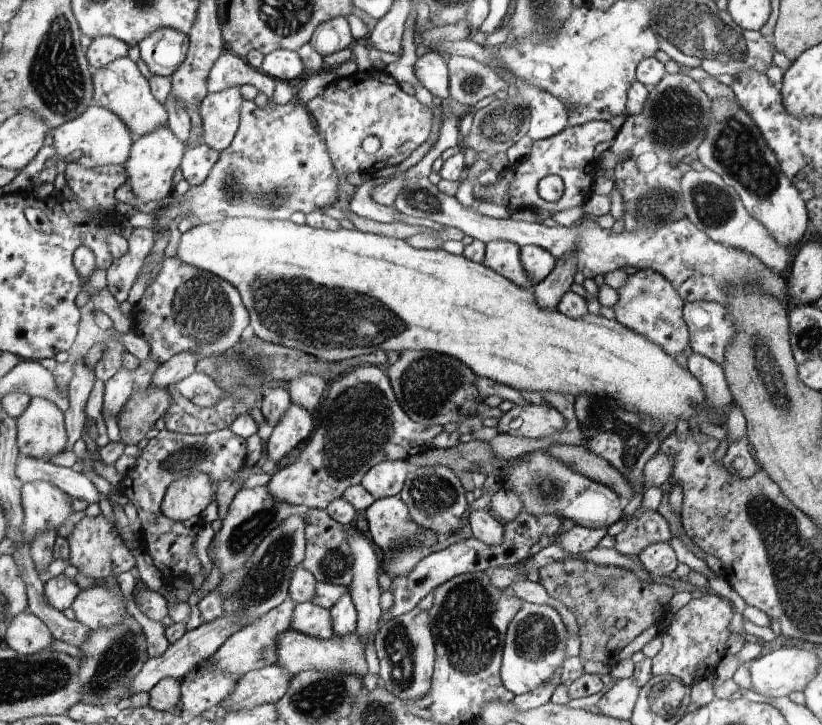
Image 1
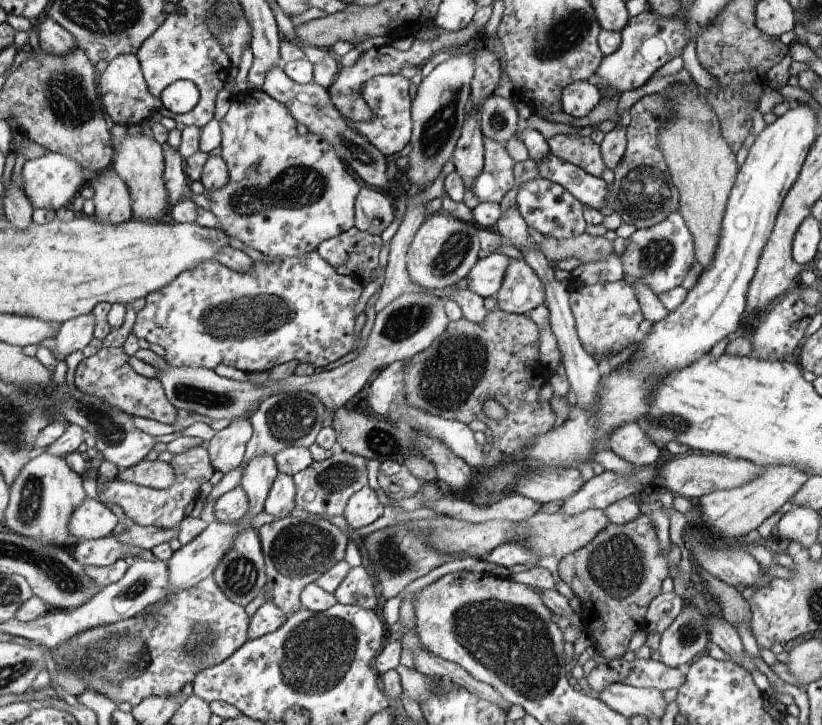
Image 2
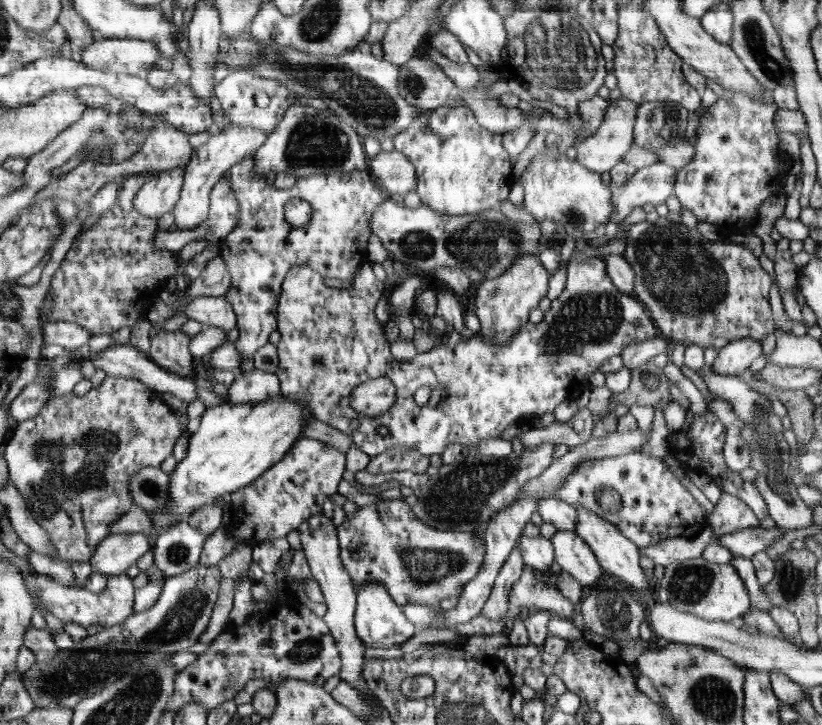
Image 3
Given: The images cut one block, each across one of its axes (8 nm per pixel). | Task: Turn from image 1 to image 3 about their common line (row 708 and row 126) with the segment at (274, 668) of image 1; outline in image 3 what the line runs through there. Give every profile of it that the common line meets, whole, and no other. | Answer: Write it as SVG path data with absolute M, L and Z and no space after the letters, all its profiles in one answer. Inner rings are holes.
M232 124L224 127L222 131L212 130L208 142L194 150L191 161L186 166L180 200L172 210L177 231L192 230L206 222L210 213L210 194L213 187L231 167L235 167L248 156L254 156L267 142L268 135L268 132L262 132L258 128Z

